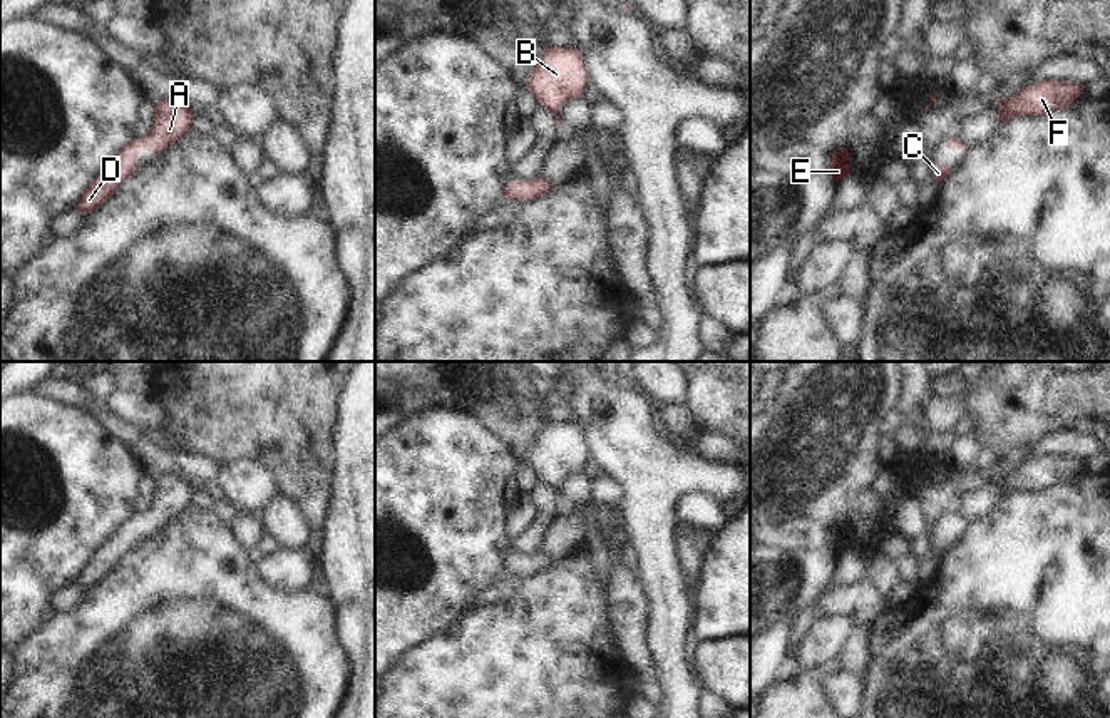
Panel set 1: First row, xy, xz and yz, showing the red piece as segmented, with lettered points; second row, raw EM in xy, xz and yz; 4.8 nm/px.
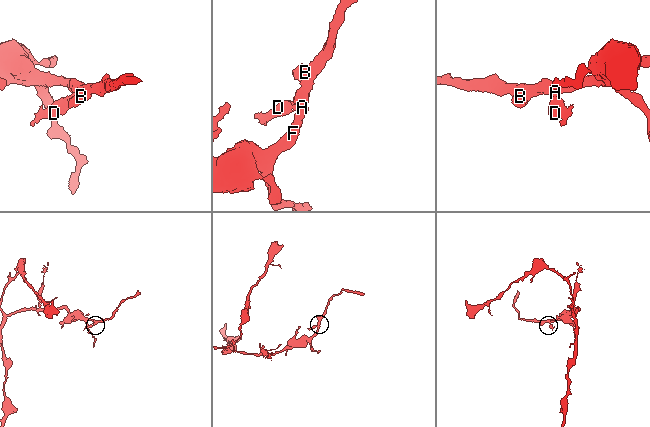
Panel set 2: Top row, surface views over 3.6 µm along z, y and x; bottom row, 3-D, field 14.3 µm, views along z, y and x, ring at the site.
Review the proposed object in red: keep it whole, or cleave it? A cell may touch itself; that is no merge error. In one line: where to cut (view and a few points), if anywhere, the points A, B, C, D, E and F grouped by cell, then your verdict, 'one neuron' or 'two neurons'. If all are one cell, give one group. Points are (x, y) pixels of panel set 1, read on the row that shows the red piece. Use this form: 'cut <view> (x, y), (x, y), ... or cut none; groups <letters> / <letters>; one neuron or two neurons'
cut none; groups A B C D E F; one neuron

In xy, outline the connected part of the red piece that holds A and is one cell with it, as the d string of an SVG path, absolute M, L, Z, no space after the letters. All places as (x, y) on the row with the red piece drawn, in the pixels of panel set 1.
M161 100L154 104L154 122L146 137L127 142L114 159L90 181L74 206L89 214L97 209L119 186L137 169L137 152L147 149L159 154L189 132L194 115L179 100Z

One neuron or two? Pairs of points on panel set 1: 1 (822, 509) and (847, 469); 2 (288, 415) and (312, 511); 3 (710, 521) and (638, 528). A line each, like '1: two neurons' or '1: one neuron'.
1: one neuron
2: one neuron
3: two neurons

